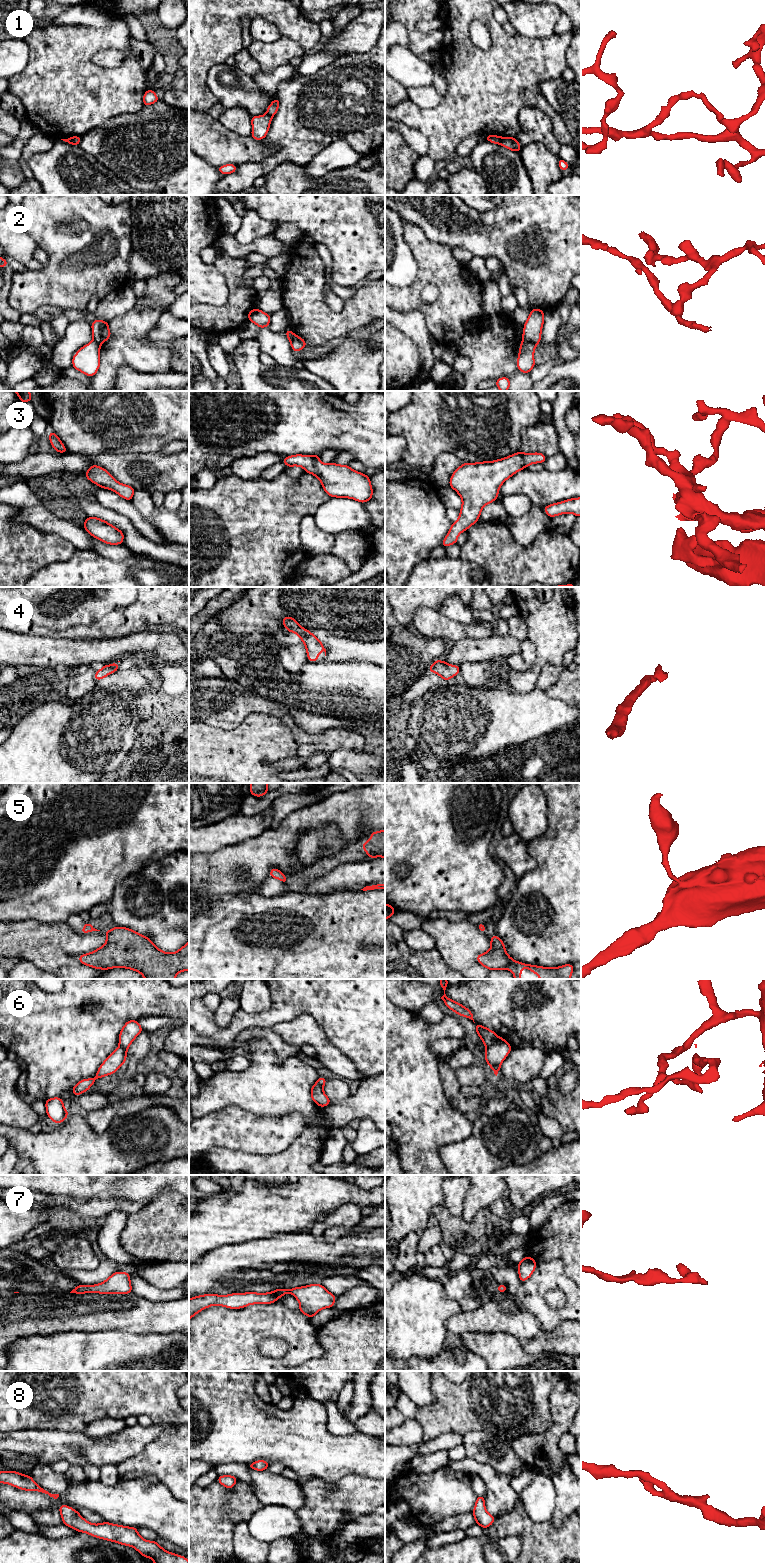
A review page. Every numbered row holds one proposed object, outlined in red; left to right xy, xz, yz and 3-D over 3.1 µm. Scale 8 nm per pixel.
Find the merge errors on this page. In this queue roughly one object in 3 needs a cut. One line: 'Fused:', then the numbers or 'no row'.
Fused: 1, 2, 6

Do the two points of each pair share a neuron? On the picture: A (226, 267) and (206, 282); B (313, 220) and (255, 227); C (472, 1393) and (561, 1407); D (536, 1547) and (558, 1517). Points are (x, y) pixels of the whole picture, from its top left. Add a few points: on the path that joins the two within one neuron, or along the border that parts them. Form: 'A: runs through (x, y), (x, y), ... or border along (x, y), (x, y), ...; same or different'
A: border along (212, 264), (226, 275), (228, 293); different
B: border along (255, 210), (263, 218), (276, 223); different
C: border along (556, 1382), (550, 1394), (556, 1420), (548, 1428); different
D: border along (570, 1513), (559, 1527), (553, 1527), (548, 1522); different

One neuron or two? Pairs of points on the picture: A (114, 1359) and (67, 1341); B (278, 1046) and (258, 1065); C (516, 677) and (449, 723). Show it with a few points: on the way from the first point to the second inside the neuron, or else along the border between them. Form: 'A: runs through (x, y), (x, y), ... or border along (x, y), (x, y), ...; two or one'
A: runs through (102, 1359), (85, 1359), (79, 1353); one
B: border along (254, 1037), (263, 1037), (280, 1058), (296, 1057); two
C: border along (533, 688), (525, 693), (517, 693), (509, 689); two

